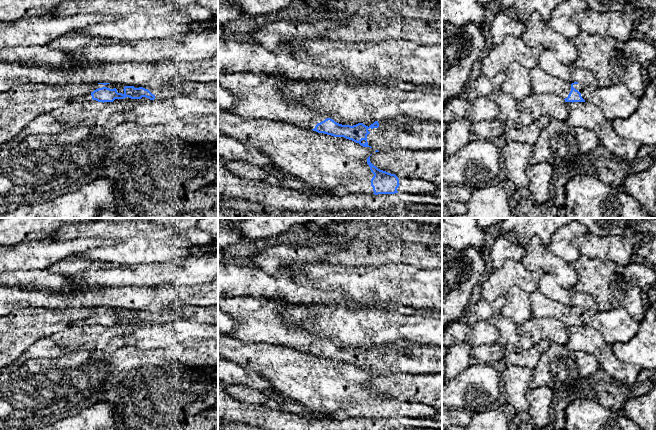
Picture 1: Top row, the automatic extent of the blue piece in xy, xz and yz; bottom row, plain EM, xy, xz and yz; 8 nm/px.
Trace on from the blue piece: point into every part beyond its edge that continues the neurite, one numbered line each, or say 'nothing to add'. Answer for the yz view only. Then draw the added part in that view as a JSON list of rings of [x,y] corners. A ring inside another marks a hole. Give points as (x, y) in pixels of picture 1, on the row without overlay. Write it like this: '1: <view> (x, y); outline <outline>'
1: yz (616, 326); outline [[[581,307],[573,308],[582,322],[601,333],[605,342],[626,343],[639,331],[640,322],[635,320],[624,308],[608,311],[591,311]]]

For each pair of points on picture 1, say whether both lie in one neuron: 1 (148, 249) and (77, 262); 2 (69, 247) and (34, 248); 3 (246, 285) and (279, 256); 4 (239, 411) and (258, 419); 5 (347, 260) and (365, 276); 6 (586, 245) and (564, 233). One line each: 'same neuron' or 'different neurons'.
1: different neurons
2: same neuron
3: different neurons
4: same neuron
5: different neurons
6: different neurons

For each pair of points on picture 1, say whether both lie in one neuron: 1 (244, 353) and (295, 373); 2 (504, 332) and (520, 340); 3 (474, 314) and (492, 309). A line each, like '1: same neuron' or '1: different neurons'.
1: same neuron
2: same neuron
3: same neuron

